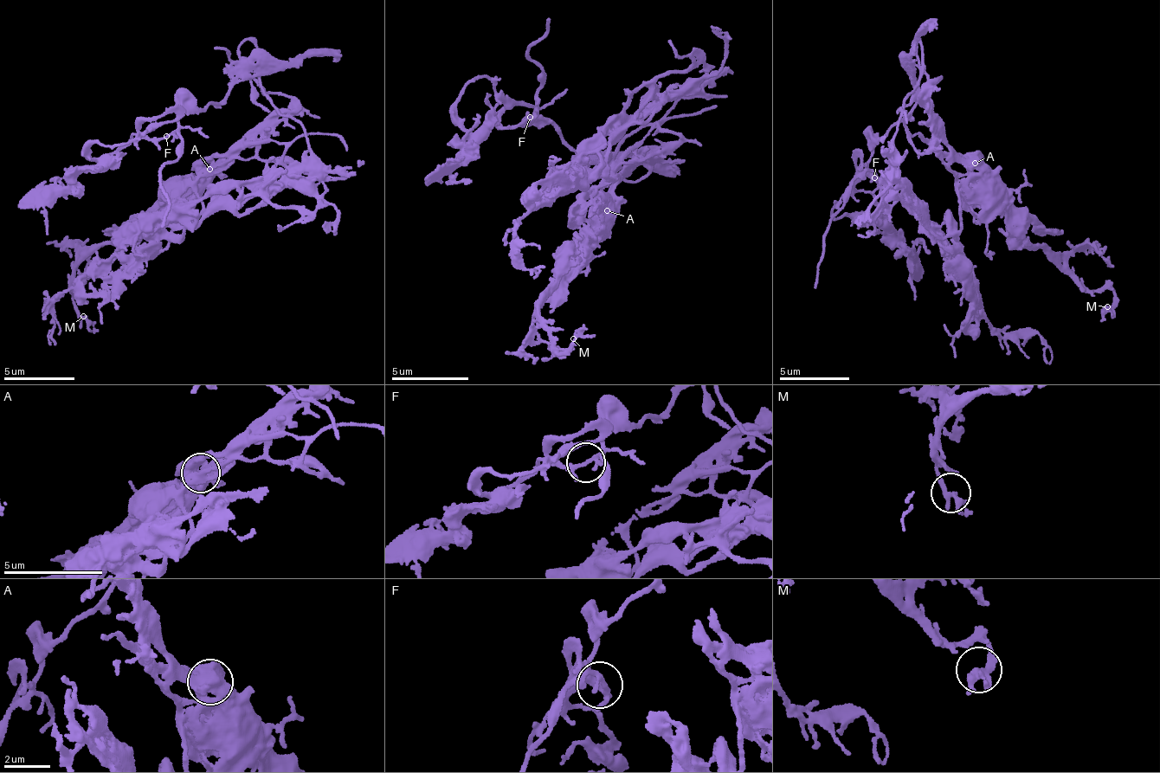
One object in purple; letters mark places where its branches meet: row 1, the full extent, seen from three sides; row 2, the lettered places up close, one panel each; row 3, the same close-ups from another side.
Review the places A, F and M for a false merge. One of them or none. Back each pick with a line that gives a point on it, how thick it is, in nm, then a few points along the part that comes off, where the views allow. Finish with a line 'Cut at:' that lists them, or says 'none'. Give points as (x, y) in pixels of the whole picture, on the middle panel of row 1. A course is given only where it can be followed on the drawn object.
Cut at: none

